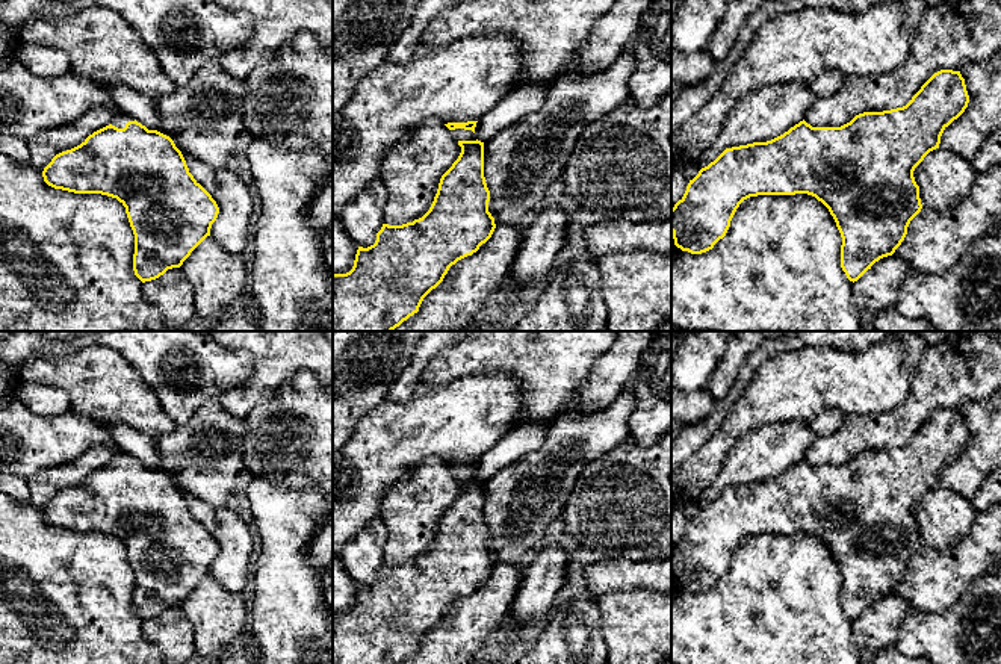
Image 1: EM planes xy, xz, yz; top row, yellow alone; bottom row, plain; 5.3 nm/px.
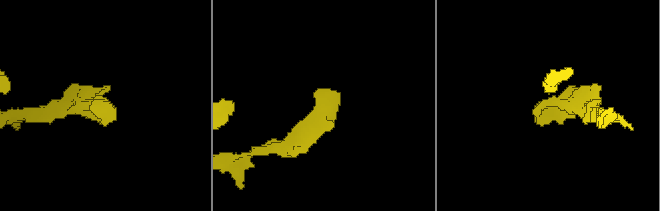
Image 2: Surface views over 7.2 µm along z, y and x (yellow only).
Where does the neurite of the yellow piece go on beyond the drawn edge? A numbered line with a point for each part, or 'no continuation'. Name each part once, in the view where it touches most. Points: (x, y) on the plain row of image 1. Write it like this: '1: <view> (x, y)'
1: xy (120, 460)

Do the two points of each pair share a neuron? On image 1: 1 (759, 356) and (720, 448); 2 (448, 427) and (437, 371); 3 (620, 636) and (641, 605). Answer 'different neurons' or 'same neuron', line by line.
1: different neurons
2: different neurons
3: same neuron

